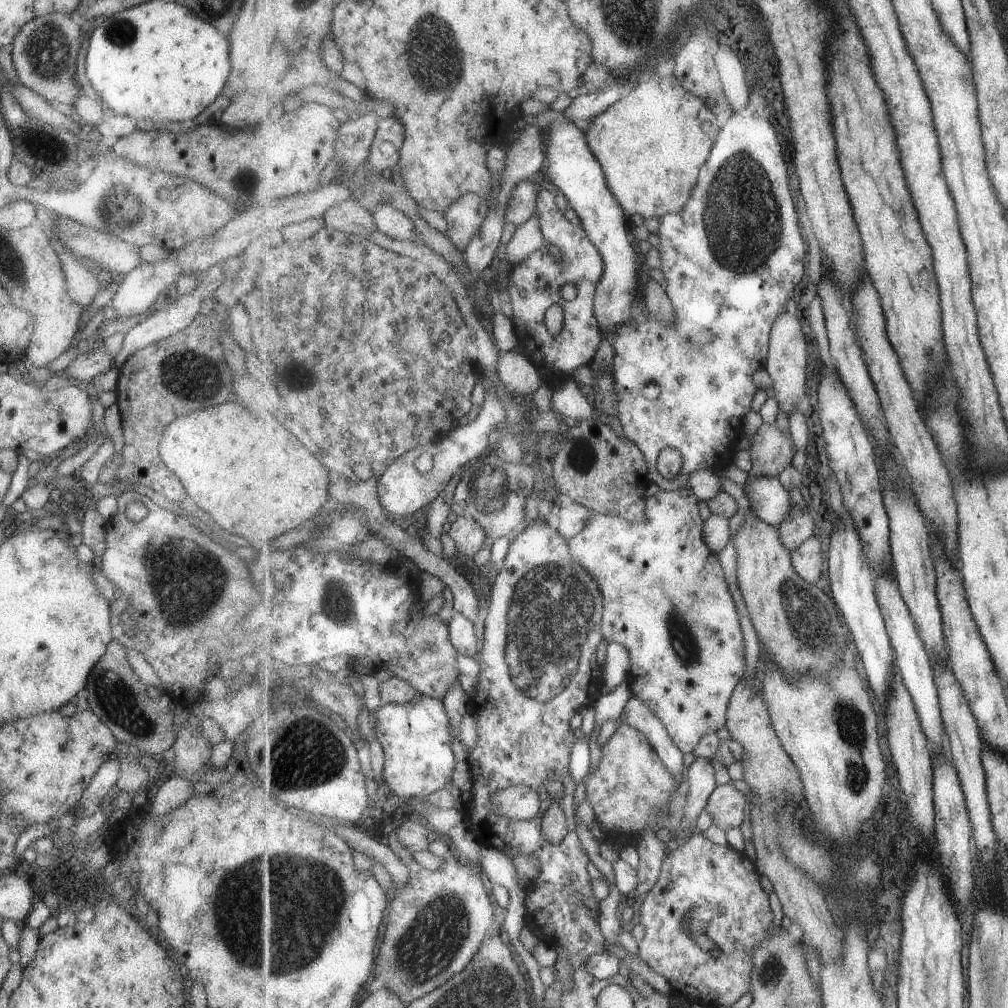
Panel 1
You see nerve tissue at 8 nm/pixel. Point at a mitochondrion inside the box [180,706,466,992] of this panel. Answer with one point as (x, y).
(274, 918)

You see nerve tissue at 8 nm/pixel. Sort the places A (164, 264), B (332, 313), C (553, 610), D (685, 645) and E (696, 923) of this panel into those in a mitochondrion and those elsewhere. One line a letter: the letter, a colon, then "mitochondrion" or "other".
A: other
B: mitochondrion
C: mitochondrion
D: mitochondrion
E: mitochondrion

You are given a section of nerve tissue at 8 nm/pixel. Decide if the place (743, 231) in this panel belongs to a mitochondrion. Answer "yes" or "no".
yes

